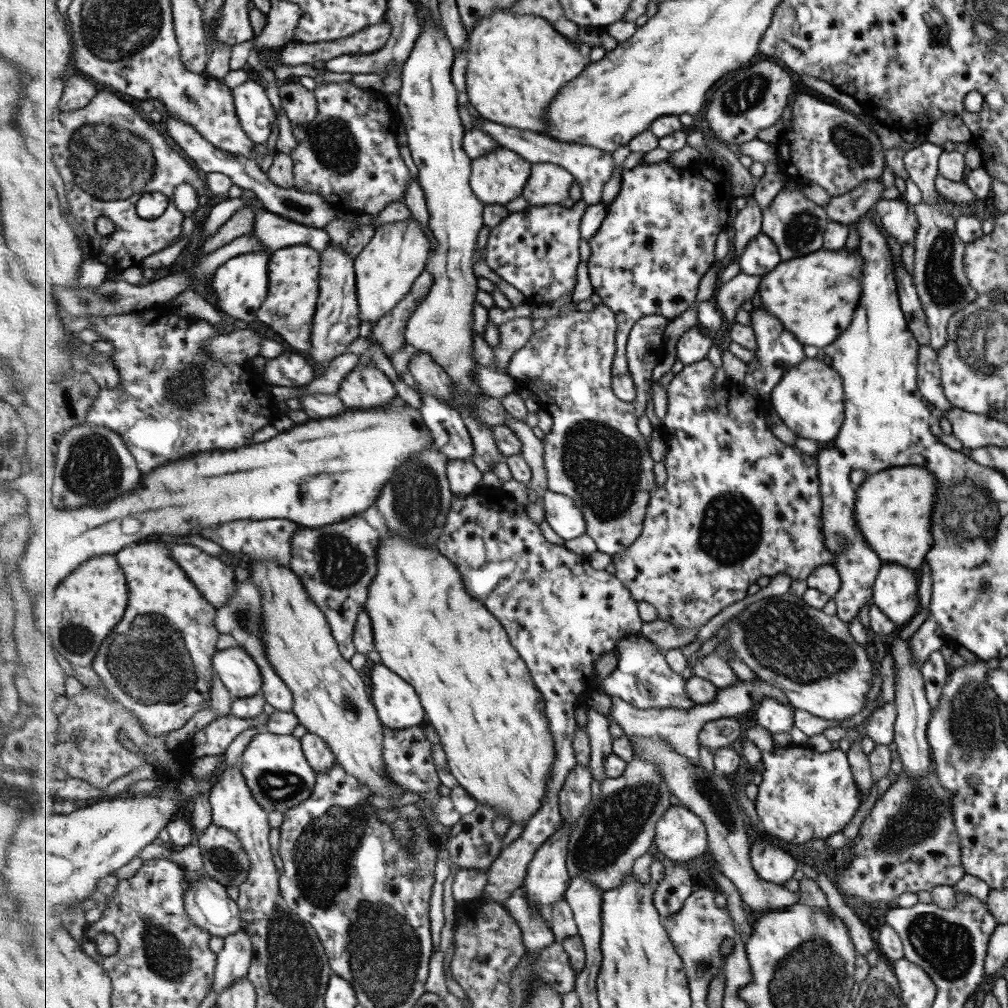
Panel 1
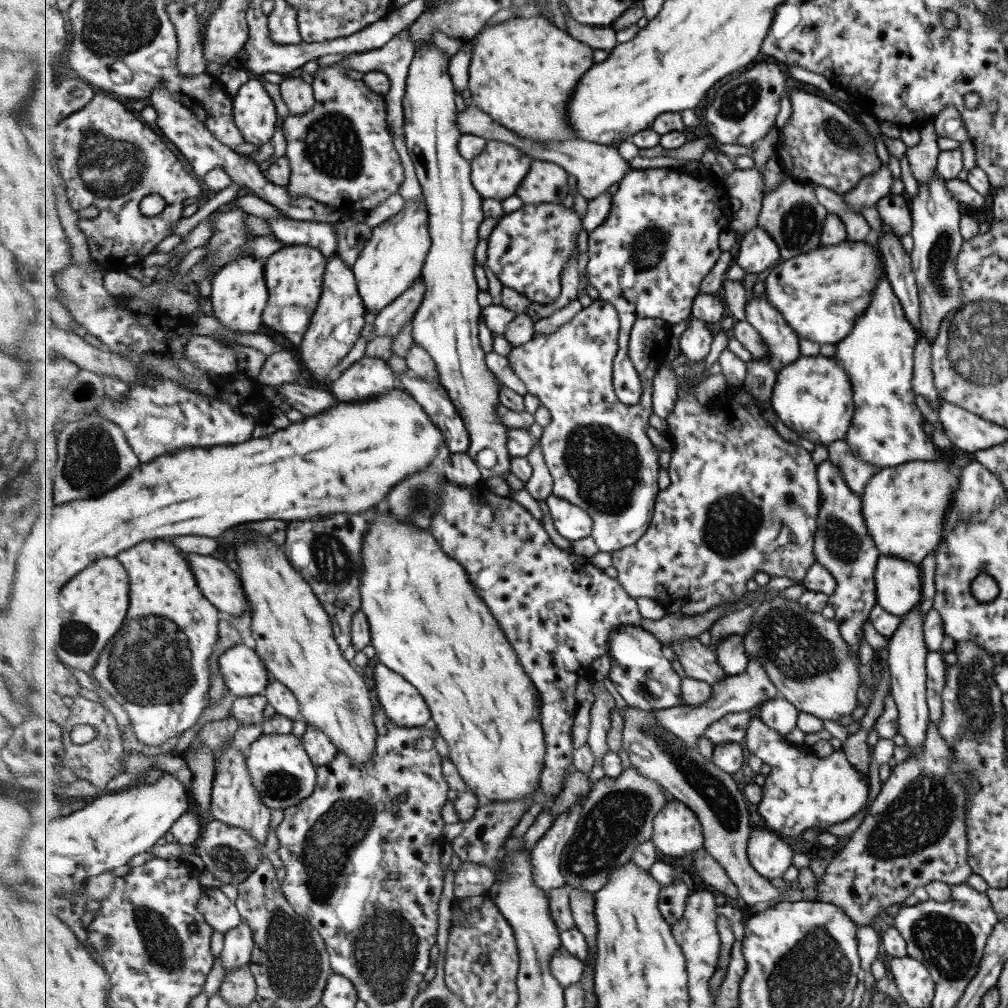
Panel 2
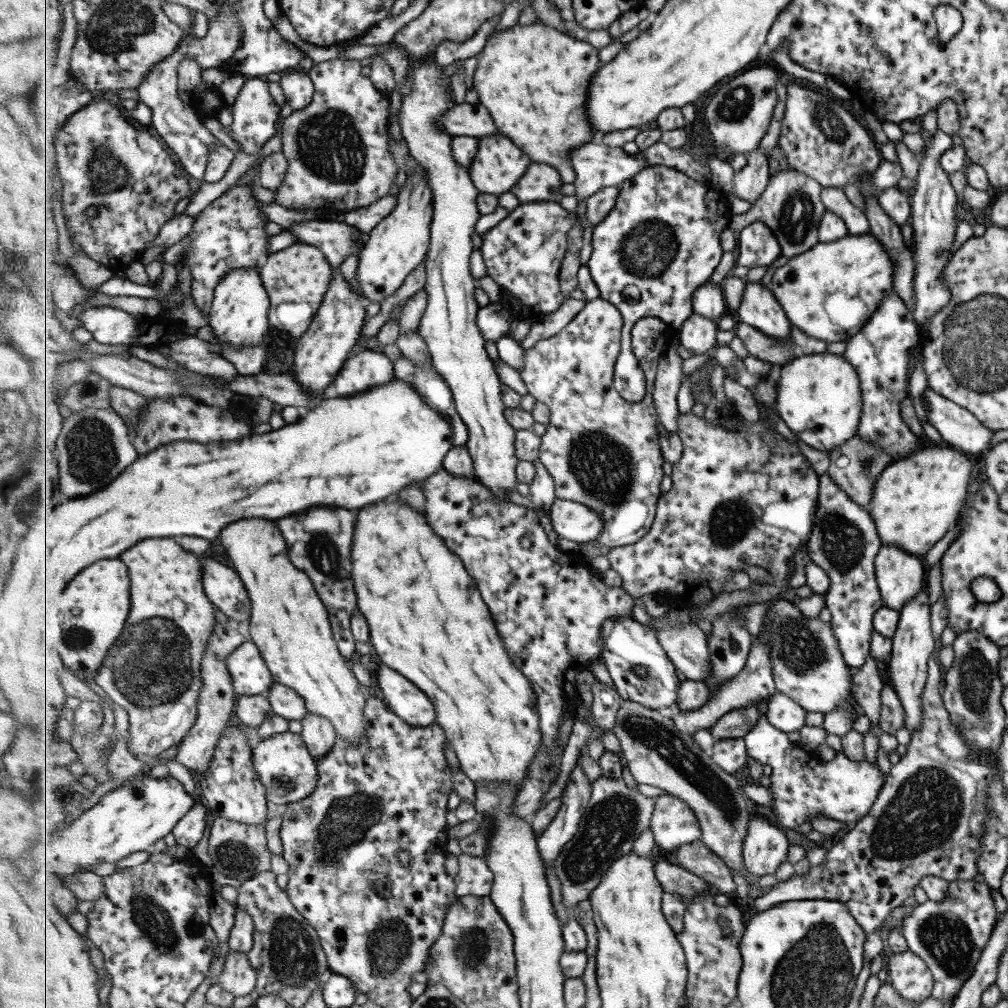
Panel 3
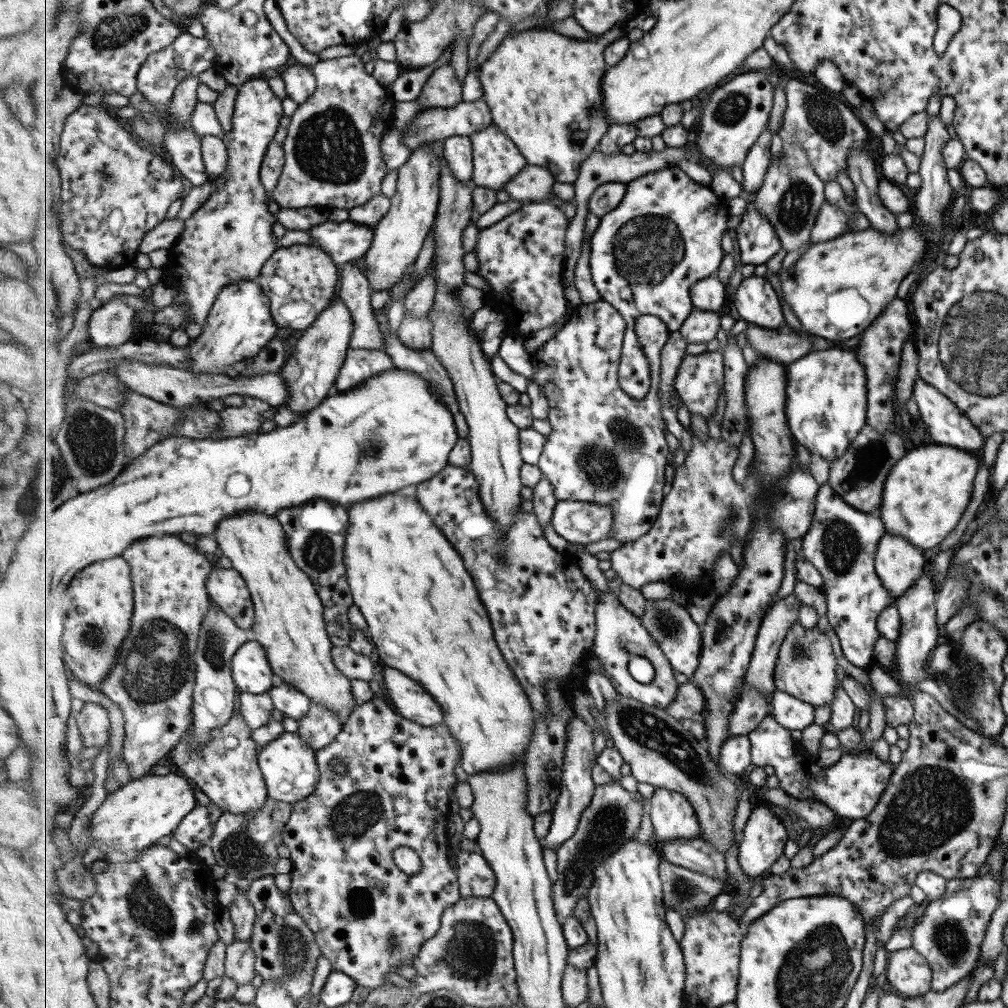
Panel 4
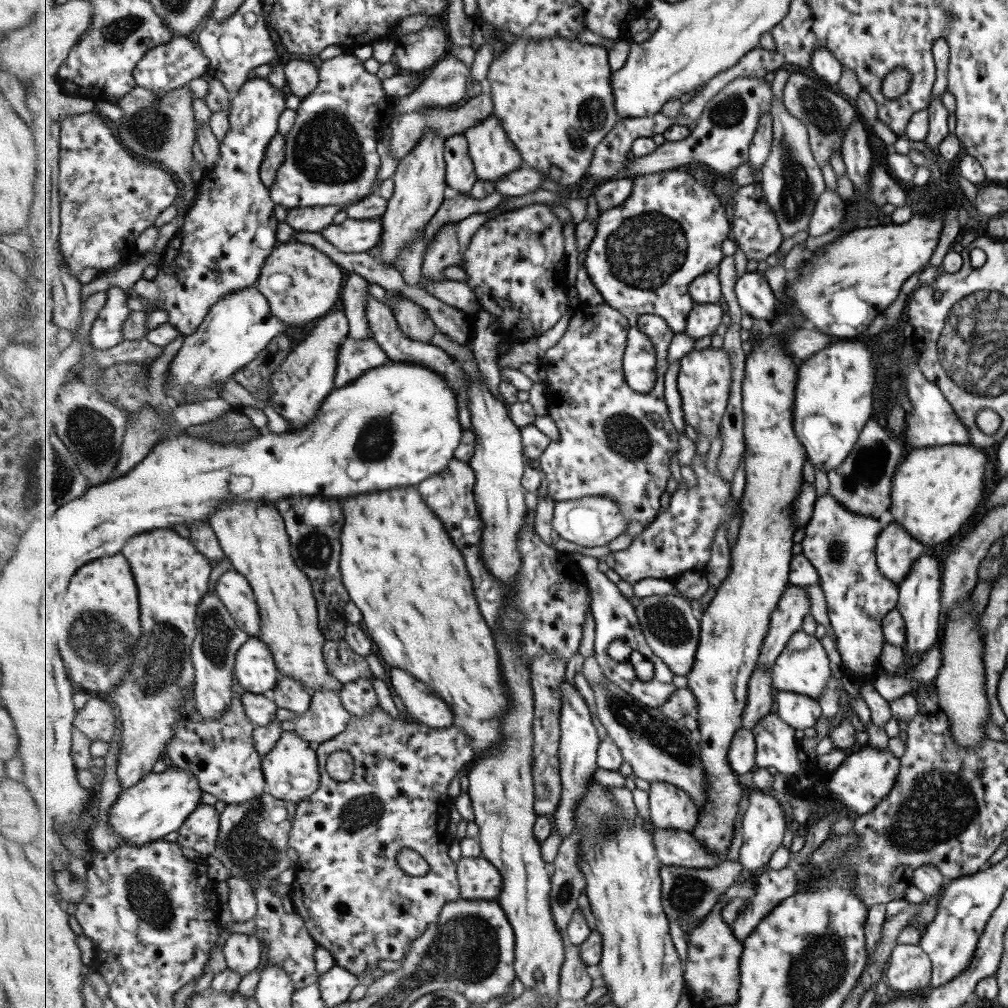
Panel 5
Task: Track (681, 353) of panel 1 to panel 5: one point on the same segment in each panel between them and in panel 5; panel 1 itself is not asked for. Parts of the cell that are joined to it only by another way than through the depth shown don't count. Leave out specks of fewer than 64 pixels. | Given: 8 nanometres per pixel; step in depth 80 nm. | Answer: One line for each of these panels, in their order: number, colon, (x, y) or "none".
2: (695, 342)
3: (699, 333)
4: (702, 326)
5: (704, 319)

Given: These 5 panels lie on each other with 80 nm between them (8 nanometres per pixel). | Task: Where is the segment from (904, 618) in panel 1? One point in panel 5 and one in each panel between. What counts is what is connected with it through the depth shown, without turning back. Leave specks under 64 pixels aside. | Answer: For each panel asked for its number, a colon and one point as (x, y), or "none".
2: (897, 584)
3: (899, 575)
4: (897, 563)
5: (895, 550)

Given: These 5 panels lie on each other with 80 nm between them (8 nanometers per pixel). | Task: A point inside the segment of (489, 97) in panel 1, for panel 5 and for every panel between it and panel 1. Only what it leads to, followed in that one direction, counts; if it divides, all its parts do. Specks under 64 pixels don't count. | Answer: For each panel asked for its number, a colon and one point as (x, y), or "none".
2: (524, 71)
3: (535, 80)
4: (545, 89)
5: (555, 98)

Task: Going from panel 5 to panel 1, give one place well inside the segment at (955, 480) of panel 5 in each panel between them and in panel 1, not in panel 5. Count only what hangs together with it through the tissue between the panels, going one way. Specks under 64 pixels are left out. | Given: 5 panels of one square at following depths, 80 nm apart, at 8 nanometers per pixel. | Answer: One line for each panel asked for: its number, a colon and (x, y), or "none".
1: (893, 506)
2: (903, 506)
3: (916, 499)
4: (924, 494)

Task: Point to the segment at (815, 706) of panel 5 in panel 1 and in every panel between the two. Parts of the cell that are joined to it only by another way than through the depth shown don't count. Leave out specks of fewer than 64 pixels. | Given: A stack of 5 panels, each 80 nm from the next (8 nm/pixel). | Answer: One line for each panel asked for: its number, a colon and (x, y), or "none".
1: (776, 717)
2: (780, 714)
3: (783, 712)
4: (794, 714)

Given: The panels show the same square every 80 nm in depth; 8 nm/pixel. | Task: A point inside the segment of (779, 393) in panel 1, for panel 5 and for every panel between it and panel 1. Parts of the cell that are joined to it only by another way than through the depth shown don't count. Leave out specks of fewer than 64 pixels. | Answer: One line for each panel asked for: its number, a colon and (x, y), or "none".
2: (813, 396)
3: (819, 399)
4: (826, 408)
5: (834, 397)

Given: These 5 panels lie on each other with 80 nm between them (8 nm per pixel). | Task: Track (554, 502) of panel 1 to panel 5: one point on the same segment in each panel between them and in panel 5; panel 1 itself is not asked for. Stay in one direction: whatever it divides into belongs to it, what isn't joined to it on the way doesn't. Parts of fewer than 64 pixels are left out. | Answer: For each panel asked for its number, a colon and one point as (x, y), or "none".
2: (573, 522)
3: (571, 520)
4: (580, 522)
5: (591, 521)

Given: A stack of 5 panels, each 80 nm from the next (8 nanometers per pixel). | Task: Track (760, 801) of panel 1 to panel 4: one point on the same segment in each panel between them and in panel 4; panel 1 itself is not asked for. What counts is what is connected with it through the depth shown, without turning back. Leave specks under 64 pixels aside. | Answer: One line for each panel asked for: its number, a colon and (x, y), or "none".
2: (801, 791)
3: (802, 784)
4: (850, 788)

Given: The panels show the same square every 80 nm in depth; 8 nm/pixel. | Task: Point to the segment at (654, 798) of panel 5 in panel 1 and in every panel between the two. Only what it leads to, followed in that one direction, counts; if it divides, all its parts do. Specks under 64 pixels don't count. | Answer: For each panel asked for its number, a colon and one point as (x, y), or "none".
1: (681, 835)
2: (678, 832)
3: (674, 824)
4: (673, 816)

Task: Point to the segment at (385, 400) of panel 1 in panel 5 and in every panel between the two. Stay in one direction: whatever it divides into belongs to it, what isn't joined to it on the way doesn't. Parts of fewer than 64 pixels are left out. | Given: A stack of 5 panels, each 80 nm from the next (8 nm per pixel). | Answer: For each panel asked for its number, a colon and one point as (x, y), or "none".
2: (369, 377)
3: (367, 369)
4: (360, 364)
5: (358, 356)

